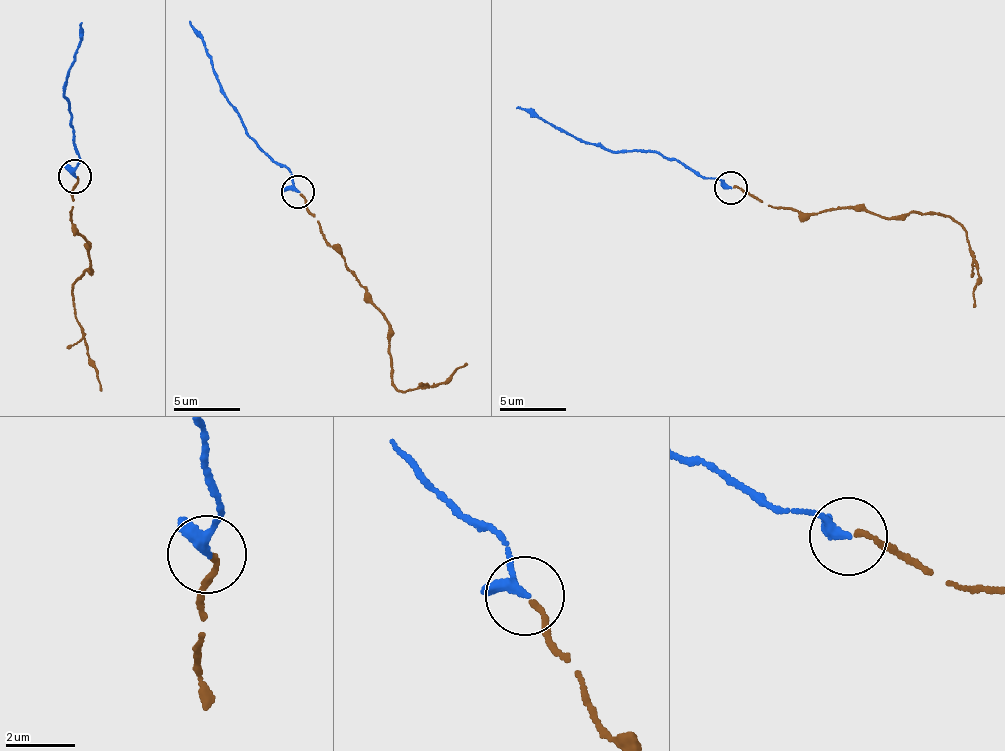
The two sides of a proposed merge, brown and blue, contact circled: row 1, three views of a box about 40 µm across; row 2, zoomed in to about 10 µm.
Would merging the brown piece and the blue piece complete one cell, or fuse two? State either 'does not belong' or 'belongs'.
belongs

